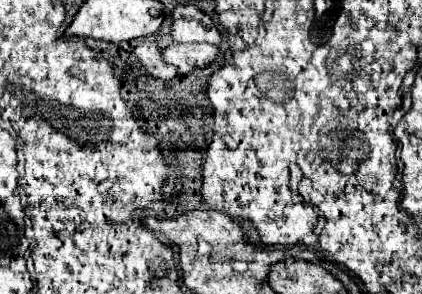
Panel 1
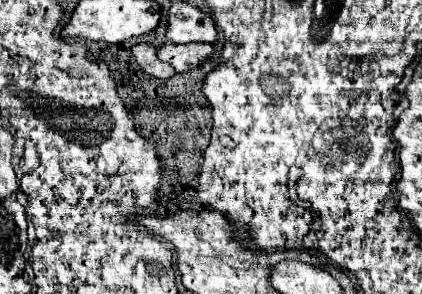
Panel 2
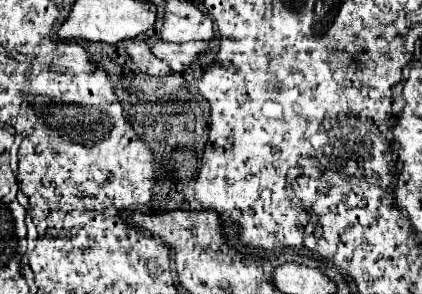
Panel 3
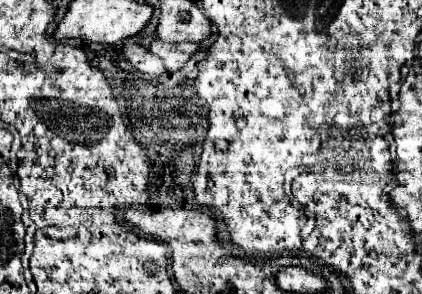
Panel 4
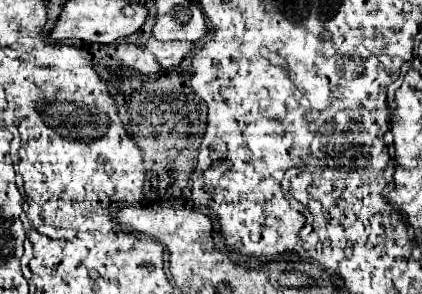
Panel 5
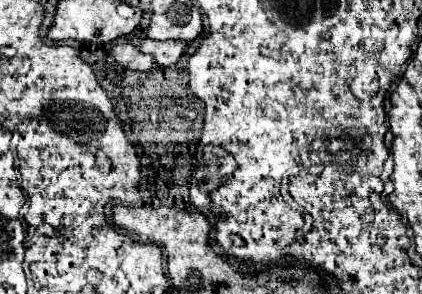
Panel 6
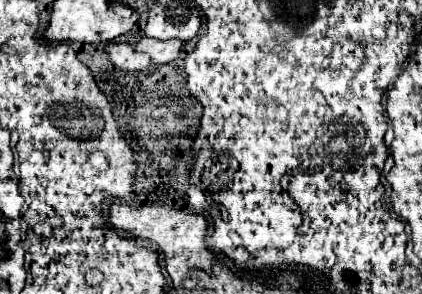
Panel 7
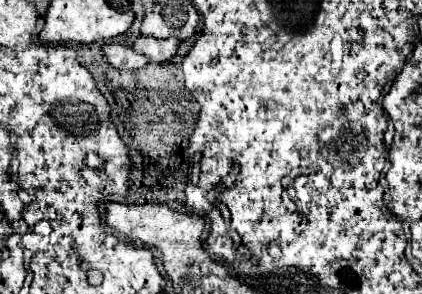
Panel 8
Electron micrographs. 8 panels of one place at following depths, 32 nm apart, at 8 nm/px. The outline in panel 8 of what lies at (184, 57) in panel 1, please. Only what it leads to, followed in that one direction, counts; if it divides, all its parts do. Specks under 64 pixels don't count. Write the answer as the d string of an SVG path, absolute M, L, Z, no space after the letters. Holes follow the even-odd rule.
M138 36L136 42L132 44L132 48L144 56L150 58L150 62L166 62L170 60L176 50L178 50L178 42L180 40L156 40L156 38L148 38L148 36Z

